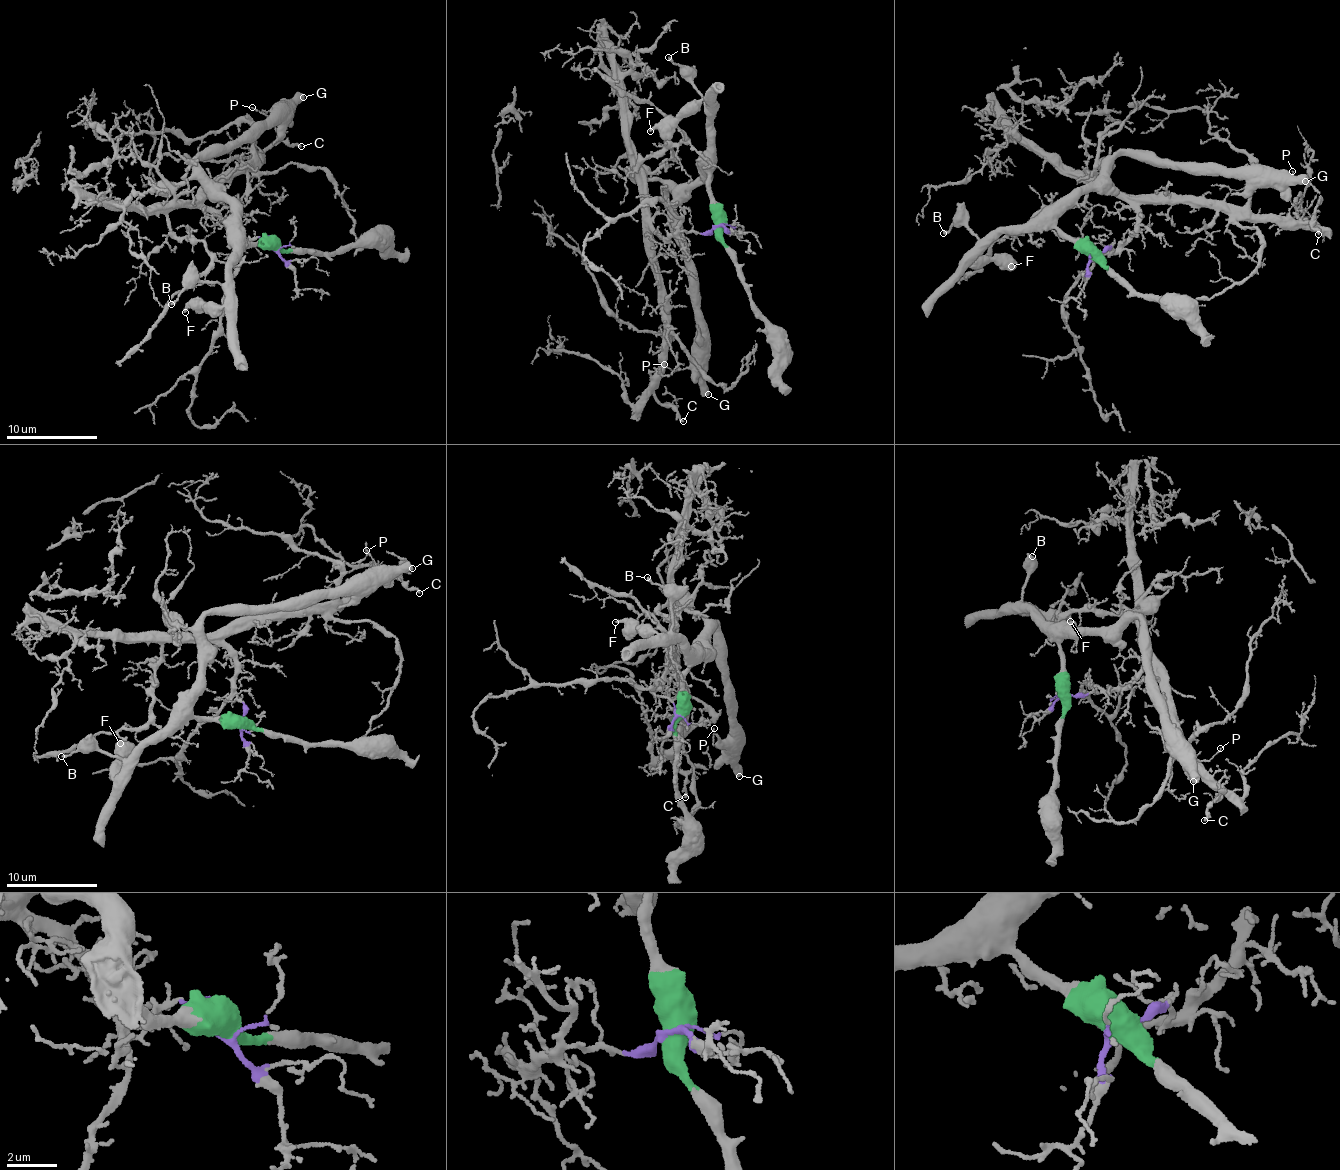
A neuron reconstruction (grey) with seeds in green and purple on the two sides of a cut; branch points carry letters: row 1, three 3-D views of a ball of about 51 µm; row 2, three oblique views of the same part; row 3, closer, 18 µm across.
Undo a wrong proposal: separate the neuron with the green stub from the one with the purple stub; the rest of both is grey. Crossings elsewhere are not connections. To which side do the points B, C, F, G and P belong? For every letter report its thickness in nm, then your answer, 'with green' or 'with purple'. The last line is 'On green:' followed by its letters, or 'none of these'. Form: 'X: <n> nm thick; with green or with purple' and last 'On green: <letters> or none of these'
B: 180 nm thick; with green
C: 240 nm thick; with purple
F: 240 nm thick; with green
G: 550 nm thick; with green
P: 100 nm thick; with green
On green: B, F, G, P

